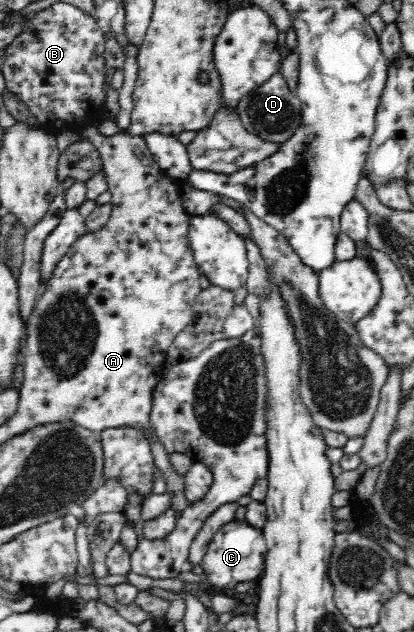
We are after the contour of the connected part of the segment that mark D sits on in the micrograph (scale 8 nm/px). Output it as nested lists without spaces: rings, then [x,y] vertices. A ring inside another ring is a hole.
[[[281,73],[273,75],[265,84],[255,91],[244,95],[237,101],[235,111],[239,114],[243,127],[265,141],[282,143],[293,135],[301,123],[301,102],[295,92],[289,89],[285,77]]]

